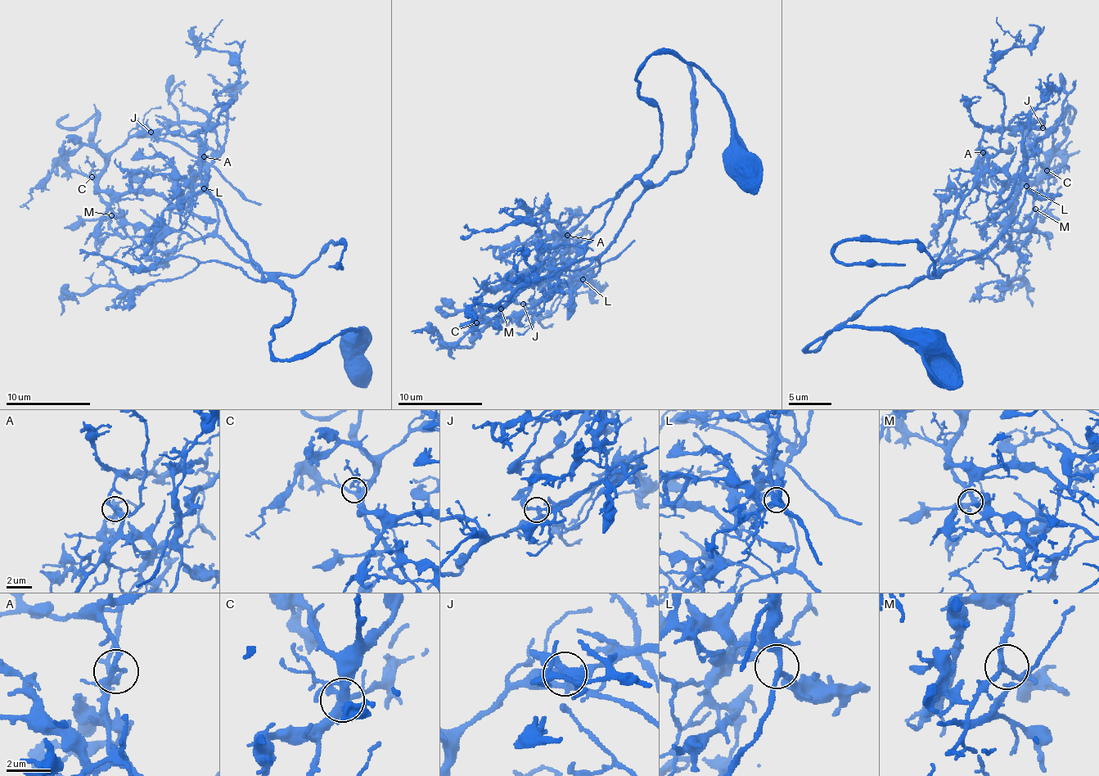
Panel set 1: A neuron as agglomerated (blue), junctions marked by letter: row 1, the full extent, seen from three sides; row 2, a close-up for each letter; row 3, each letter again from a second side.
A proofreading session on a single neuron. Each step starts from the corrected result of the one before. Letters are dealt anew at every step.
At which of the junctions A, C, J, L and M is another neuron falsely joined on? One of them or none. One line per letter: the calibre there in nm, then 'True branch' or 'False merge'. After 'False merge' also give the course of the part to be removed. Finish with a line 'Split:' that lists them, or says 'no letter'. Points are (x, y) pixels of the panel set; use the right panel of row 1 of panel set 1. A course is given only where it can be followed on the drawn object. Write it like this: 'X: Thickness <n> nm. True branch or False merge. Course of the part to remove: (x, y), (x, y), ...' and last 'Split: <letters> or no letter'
A: Thickness 220 nm. True branch
C: Thickness 320 nm. True branch
J: Thickness 200 nm. False merge. Course of the part to remove: (1043, 128), (1053, 137), (1049, 169), (1015, 186), (1019, 188), (1011, 200), (999, 202), (988, 215), (983, 239)
L: Thickness 220 nm. True branch
M: Thickness 200 nm. True branch
Split: J

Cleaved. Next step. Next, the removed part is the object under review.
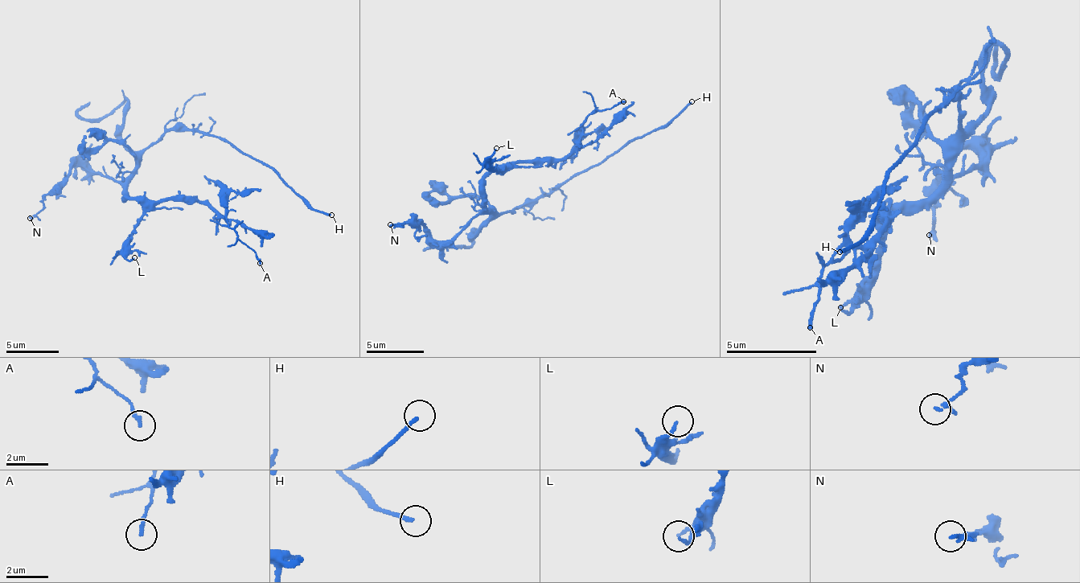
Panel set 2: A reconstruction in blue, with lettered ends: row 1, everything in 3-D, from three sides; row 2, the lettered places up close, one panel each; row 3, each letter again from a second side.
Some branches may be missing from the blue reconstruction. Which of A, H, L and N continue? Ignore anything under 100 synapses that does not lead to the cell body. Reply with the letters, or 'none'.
H

